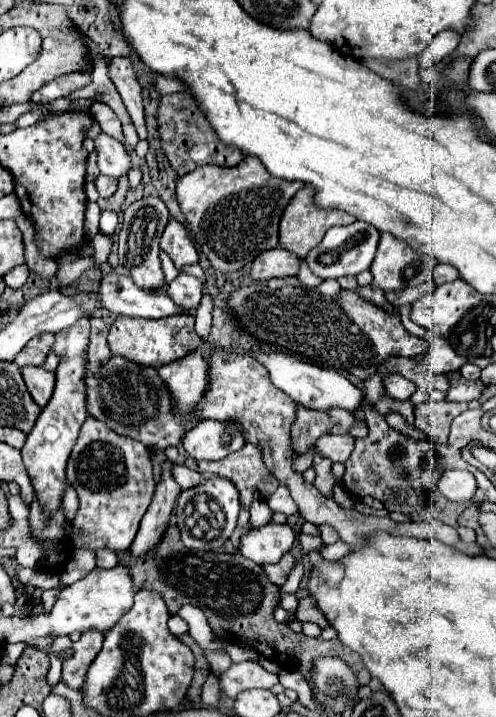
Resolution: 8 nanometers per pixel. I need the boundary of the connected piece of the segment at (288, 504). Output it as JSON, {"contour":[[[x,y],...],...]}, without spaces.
{"contour":[[[283,484],[279,485],[275,493],[271,495],[271,499],[267,499],[267,505],[271,507],[271,511],[279,511],[279,513],[285,513],[285,515],[293,515],[295,509],[297,509],[289,490]]]}

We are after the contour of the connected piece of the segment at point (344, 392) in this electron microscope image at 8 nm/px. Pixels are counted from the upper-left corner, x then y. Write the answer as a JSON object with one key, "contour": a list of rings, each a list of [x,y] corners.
{"contour":[[[251,351],[251,357],[257,359],[259,363],[263,363],[263,367],[267,369],[267,373],[271,377],[271,383],[277,389],[285,391],[295,403],[299,403],[303,407],[323,409],[323,411],[333,409],[333,407],[341,407],[347,411],[355,411],[363,399],[363,393],[333,369],[319,367],[315,363],[287,355],[283,351]]]}

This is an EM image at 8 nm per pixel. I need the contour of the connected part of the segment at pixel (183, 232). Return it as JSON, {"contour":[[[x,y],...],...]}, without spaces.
{"contour":[[[171,219],[167,223],[167,227],[161,235],[161,249],[173,259],[177,269],[181,269],[183,265],[191,265],[191,263],[199,261],[191,233],[175,219]]]}

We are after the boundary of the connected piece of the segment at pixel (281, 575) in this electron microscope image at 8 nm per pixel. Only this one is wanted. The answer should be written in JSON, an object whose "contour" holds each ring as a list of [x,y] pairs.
{"contour":[[[283,555],[283,559],[279,559],[279,563],[273,563],[273,565],[263,565],[267,577],[271,579],[271,583],[275,585],[283,585],[289,571],[293,569],[293,555]]]}

